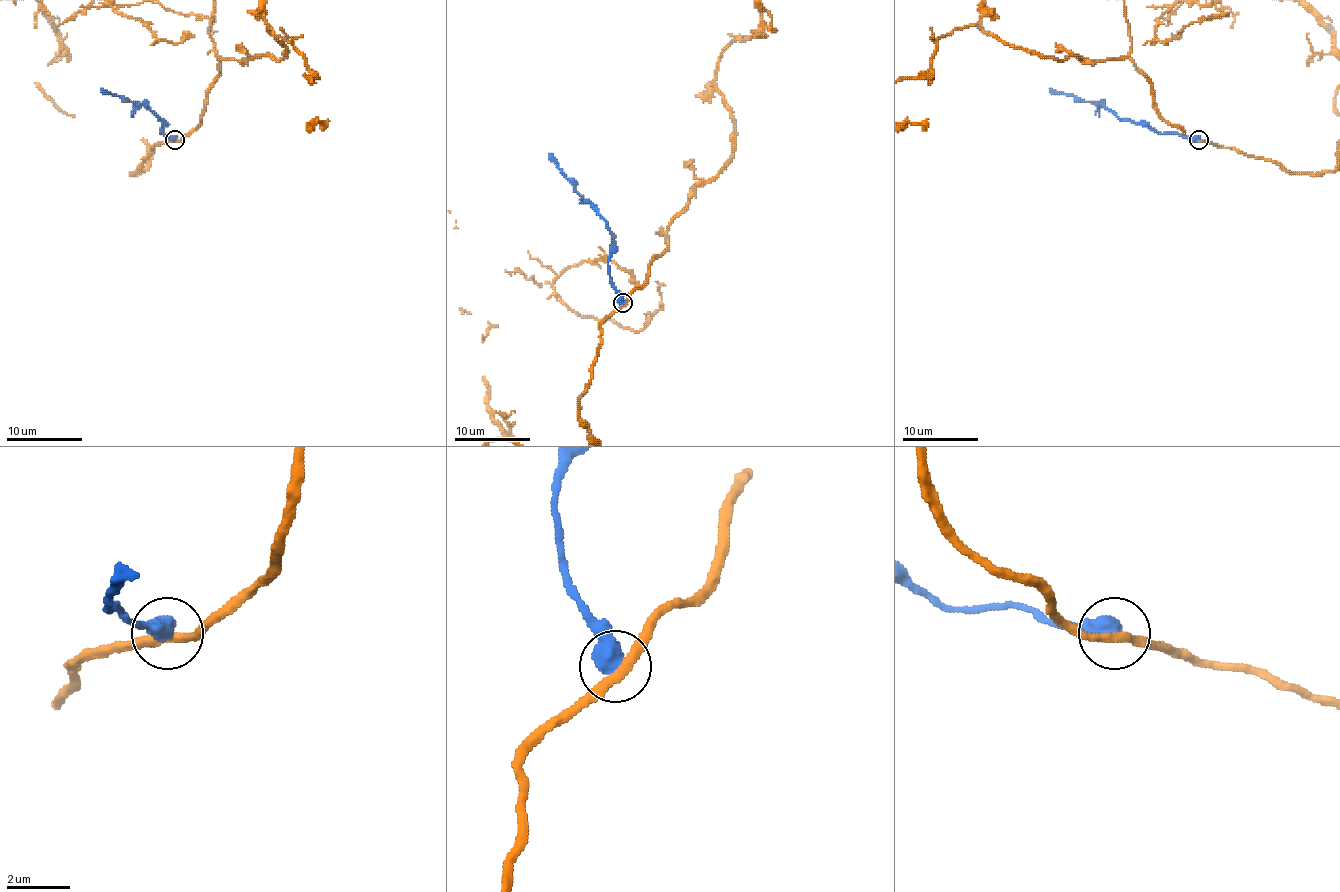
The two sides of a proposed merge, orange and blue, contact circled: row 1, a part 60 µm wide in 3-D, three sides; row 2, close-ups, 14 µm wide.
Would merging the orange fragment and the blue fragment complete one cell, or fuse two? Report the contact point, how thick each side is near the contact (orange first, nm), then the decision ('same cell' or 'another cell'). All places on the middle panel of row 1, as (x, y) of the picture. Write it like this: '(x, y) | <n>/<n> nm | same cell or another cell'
(622, 302) | 280/650 nm | another cell

